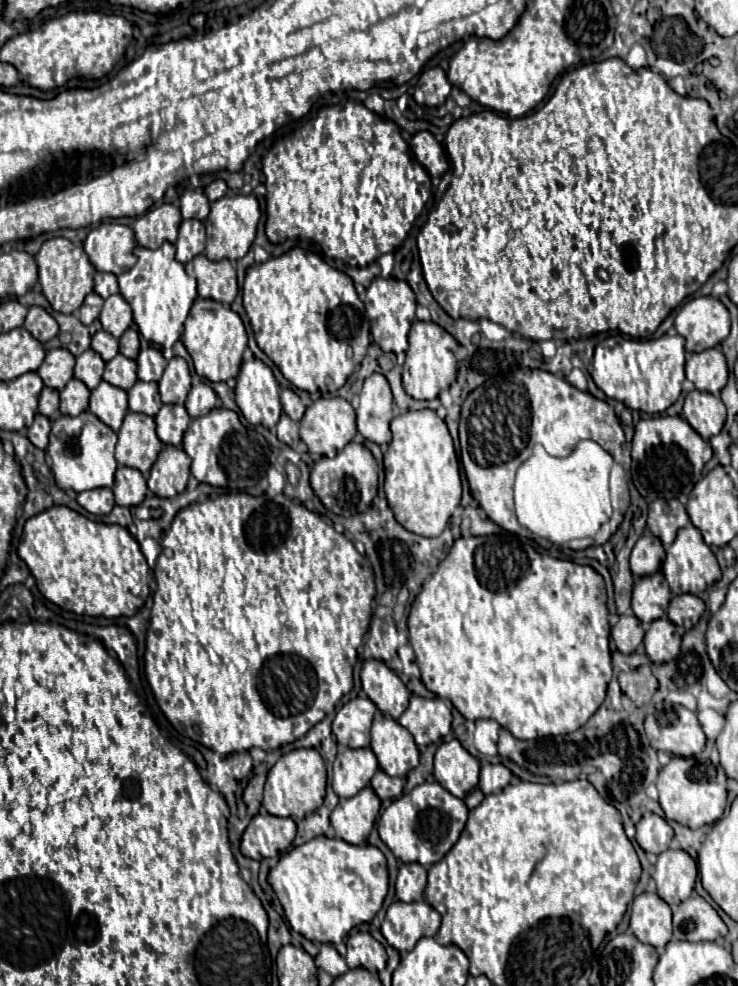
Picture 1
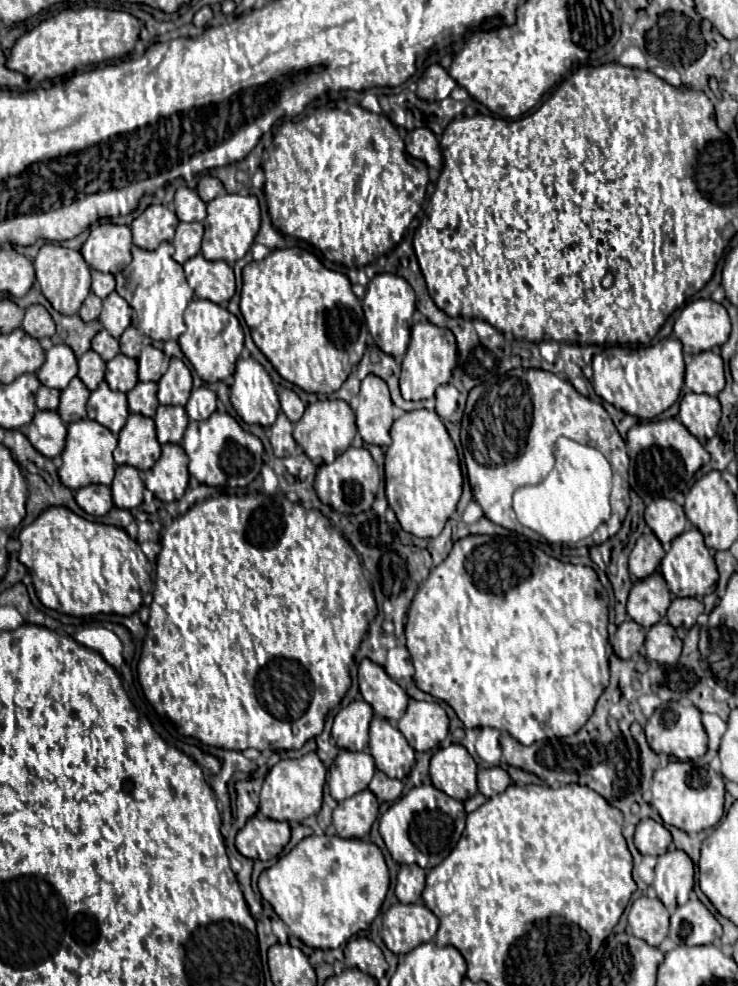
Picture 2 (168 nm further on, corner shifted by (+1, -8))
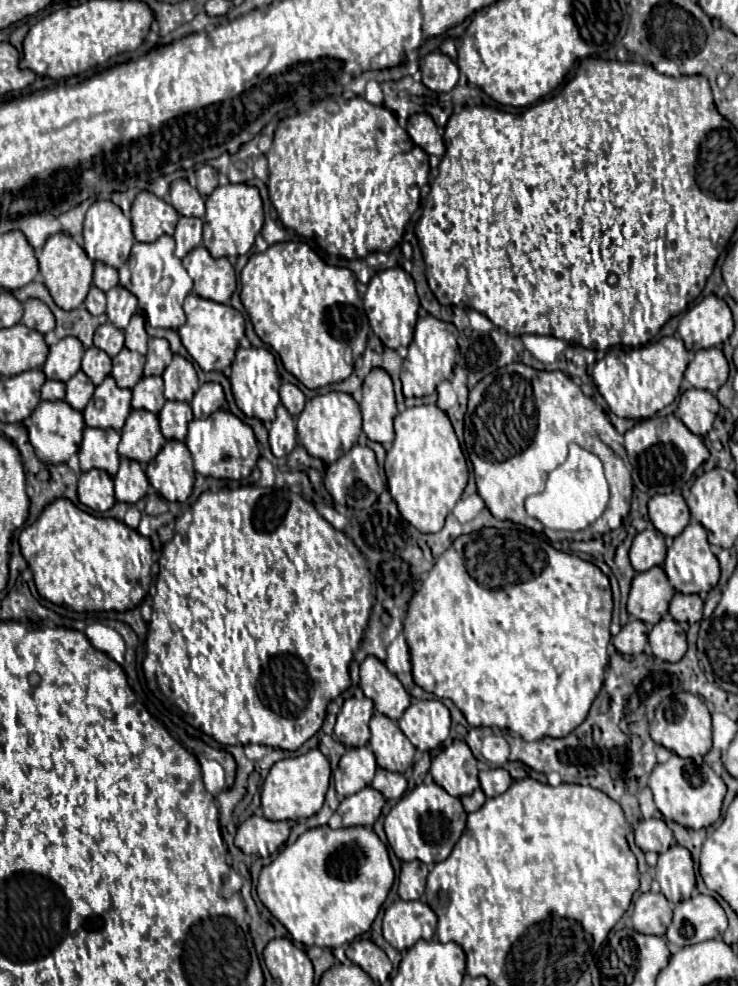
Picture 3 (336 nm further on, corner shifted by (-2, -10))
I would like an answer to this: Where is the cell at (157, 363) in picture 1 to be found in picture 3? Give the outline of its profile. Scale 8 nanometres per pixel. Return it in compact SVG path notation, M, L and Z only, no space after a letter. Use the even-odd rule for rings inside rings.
M150 339L148 341L148 353L146 353L146 367L144 367L144 377L152 375L162 375L164 367L172 361L172 351L168 347L166 339Z

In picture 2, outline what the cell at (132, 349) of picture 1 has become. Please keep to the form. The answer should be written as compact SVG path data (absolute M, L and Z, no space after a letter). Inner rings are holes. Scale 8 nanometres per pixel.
M127 327L125 333L119 337L119 343L121 343L121 353L127 355L127 357L139 357L141 349L143 349L143 343L141 343L141 333L137 327Z

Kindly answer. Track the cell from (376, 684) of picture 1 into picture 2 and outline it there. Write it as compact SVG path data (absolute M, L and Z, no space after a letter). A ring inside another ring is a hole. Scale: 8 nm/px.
M371 659L359 663L359 691L373 711L389 721L397 721L407 709L407 693Z

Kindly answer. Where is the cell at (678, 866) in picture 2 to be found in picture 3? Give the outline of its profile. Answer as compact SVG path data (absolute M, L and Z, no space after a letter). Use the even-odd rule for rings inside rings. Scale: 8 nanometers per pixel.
M672 845L658 857L654 879L660 883L660 891L668 901L680 903L682 899L688 899L696 887L694 861L690 851L680 845Z

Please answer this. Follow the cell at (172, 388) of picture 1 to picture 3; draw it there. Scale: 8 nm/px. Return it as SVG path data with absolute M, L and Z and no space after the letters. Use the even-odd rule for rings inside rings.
M174 355L172 363L166 367L166 371L162 374L162 379L164 397L170 399L170 401L190 403L196 389L200 387L194 365L188 359L180 357L180 355Z

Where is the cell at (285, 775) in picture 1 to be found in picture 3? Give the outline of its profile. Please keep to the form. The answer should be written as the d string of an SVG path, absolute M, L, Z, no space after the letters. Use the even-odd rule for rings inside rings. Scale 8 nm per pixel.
M310 749L308 753L300 755L300 757L290 757L290 759L282 759L278 763L274 763L274 767L270 769L264 785L262 785L262 811L266 819L272 821L296 821L300 817L312 817L322 809L324 803L324 795L328 791L330 785L330 763L328 759L320 753L320 749Z

